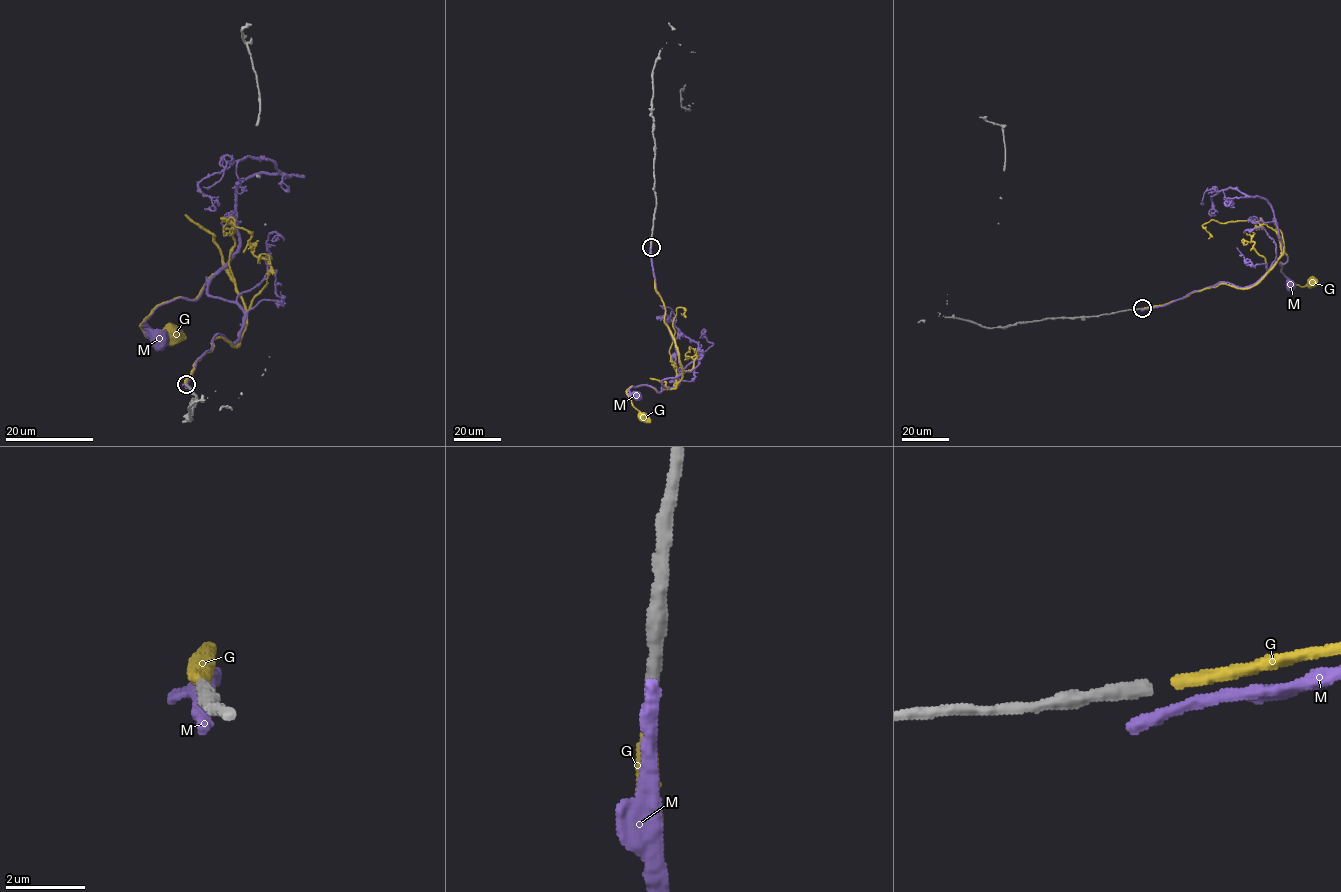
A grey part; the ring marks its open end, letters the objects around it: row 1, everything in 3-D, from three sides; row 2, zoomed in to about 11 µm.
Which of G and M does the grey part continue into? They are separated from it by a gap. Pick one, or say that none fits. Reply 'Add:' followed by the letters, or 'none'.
Add: G

